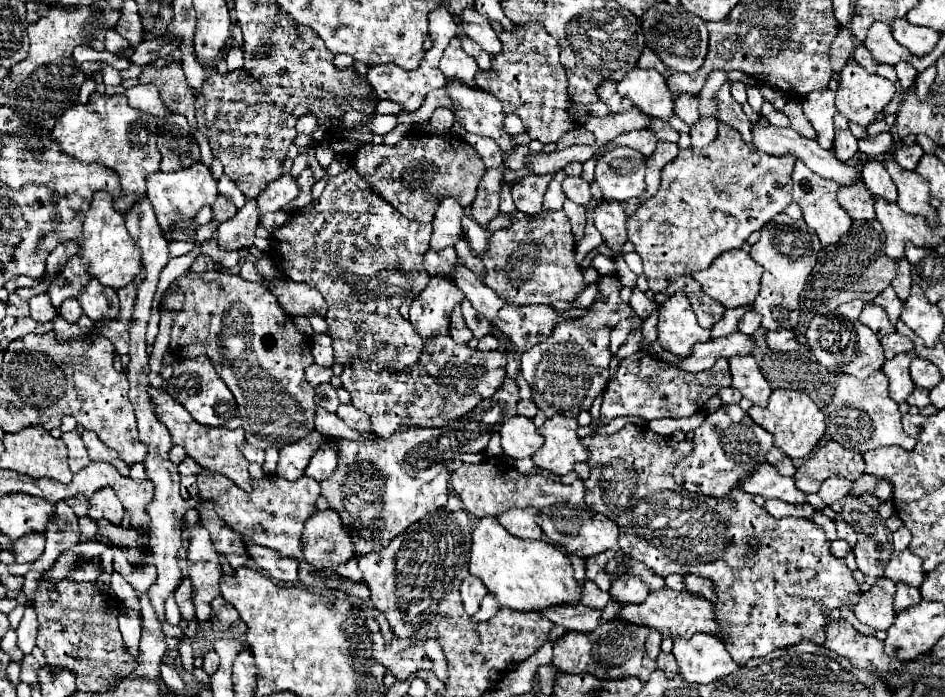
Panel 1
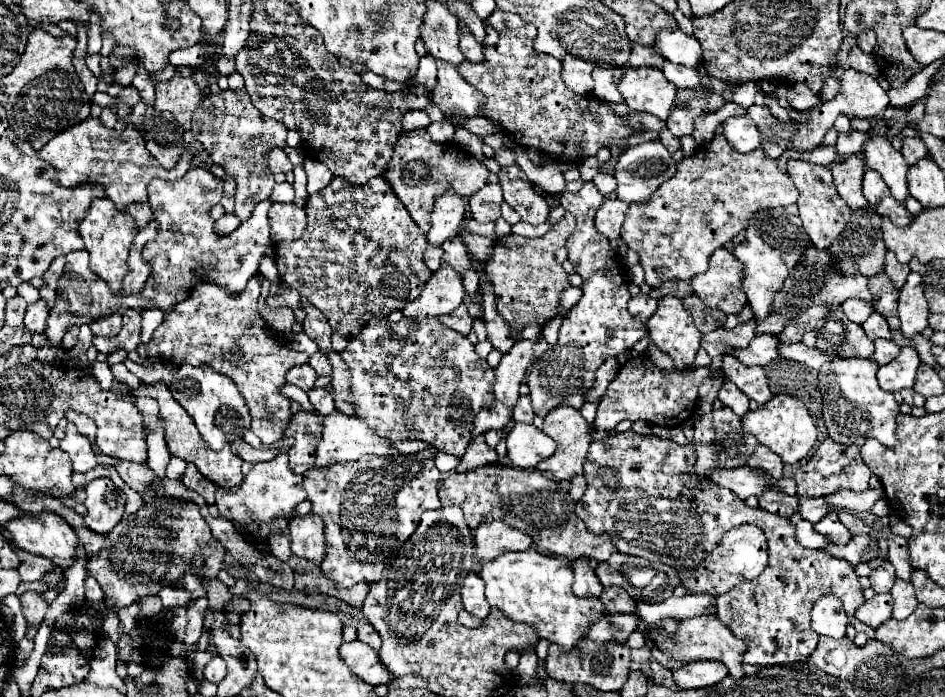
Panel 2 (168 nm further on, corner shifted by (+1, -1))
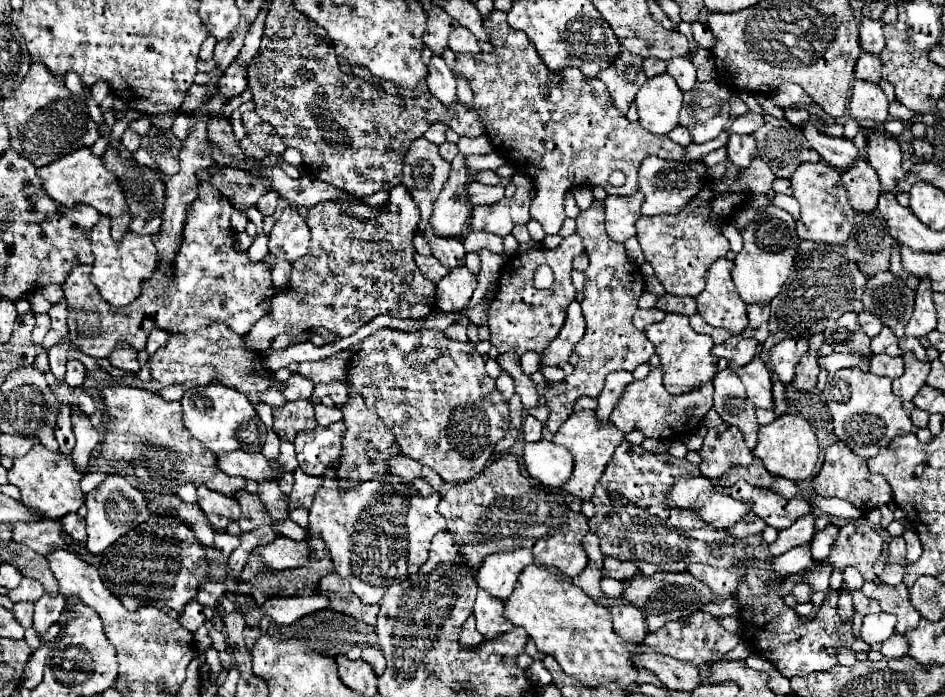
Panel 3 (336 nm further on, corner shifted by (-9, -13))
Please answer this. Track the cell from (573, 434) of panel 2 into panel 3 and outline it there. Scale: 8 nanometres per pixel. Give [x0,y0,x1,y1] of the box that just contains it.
[553,410,623,500]

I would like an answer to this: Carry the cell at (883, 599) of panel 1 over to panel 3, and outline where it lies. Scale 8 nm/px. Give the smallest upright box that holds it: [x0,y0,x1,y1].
[861,612,895,644]

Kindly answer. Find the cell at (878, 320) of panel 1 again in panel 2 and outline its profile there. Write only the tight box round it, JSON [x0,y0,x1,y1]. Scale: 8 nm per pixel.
[861,312,891,340]

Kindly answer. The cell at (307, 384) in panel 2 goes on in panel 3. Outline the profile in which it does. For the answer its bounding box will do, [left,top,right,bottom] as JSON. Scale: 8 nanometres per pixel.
[281,374,313,400]

